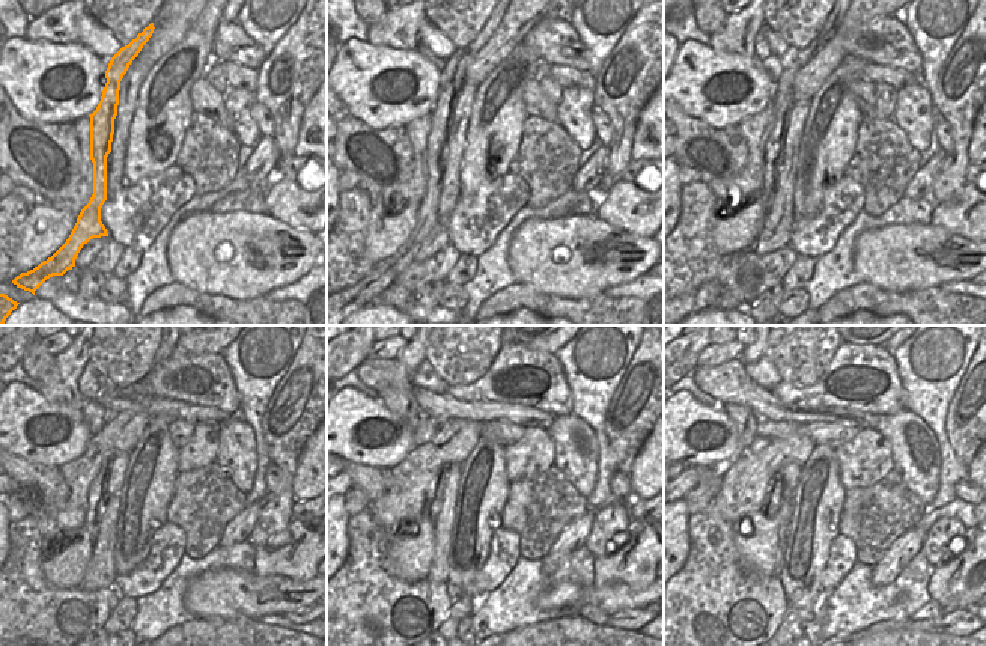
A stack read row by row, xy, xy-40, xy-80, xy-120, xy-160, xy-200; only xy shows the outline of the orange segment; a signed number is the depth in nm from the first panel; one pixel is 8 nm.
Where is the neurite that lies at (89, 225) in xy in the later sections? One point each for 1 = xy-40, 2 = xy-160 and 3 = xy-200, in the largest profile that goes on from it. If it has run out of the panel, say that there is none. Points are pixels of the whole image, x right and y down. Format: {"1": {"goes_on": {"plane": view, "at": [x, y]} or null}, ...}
{"1": {"goes_on": {"plane": "xy-40", "at": [369, 289]}}, "2": {"goes_on": {"plane": "xy-160", "at": [435, 493]}}, "3": {"goes_on": {"plane": "xy-200", "at": [771, 505]}}}

